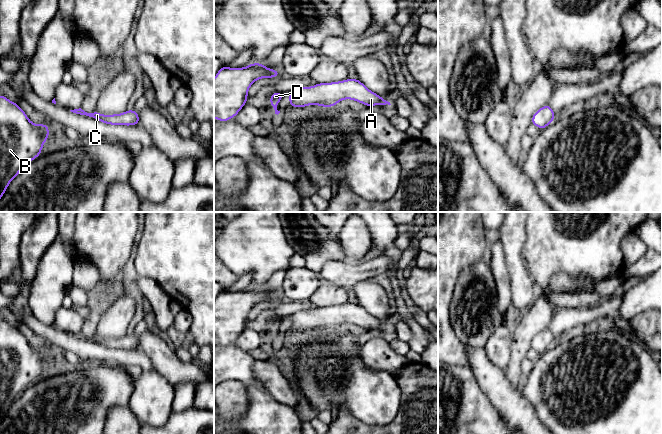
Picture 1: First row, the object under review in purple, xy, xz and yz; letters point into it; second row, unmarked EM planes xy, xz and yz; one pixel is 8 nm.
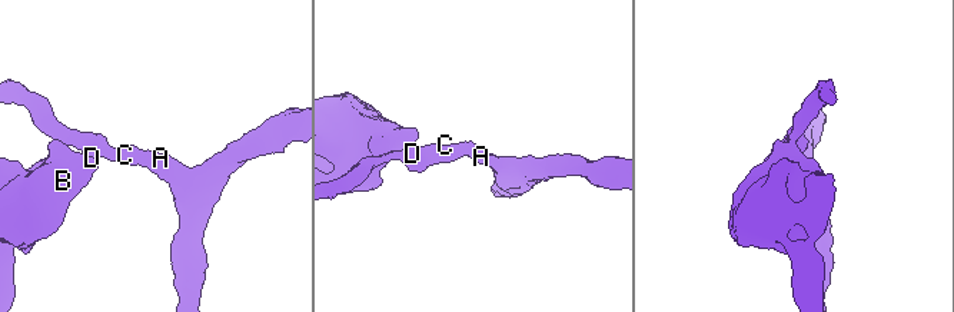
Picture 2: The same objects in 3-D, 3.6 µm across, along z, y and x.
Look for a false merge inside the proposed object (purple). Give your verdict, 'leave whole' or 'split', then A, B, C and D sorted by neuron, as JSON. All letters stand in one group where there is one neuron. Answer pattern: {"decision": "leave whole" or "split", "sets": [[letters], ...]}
{"decision": "leave whole", "sets": [["A", "B", "C", "D"]]}

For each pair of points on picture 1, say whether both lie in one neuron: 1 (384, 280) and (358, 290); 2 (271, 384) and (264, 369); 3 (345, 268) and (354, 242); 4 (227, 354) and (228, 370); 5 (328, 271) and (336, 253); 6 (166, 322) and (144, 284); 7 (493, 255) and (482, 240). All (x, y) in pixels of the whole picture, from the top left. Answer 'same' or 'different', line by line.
1: different
2: same
3: different
4: same
5: different
6: same
7: different

